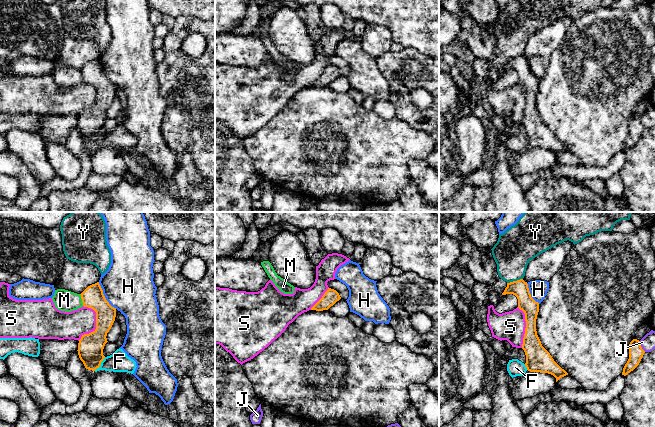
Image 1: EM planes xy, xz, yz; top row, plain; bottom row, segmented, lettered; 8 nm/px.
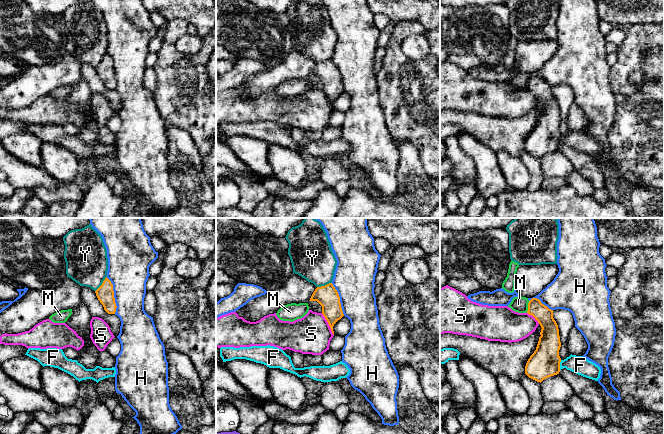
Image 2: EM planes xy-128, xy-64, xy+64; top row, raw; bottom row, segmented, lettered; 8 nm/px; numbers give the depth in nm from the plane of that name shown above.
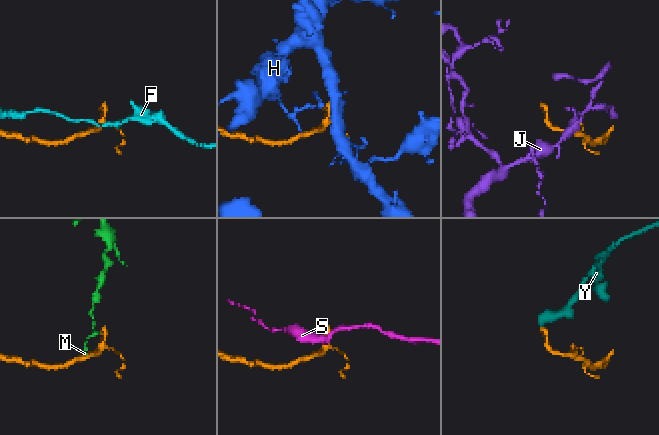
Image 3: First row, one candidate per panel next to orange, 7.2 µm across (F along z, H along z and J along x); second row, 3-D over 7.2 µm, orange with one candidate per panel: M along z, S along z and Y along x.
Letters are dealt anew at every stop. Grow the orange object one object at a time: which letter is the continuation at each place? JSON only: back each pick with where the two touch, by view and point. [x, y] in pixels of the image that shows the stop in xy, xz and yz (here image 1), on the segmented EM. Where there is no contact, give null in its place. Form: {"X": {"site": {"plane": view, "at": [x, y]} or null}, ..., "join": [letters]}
{"join": []}

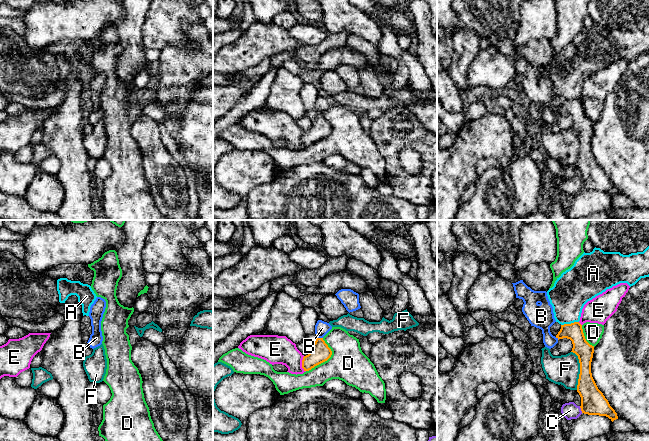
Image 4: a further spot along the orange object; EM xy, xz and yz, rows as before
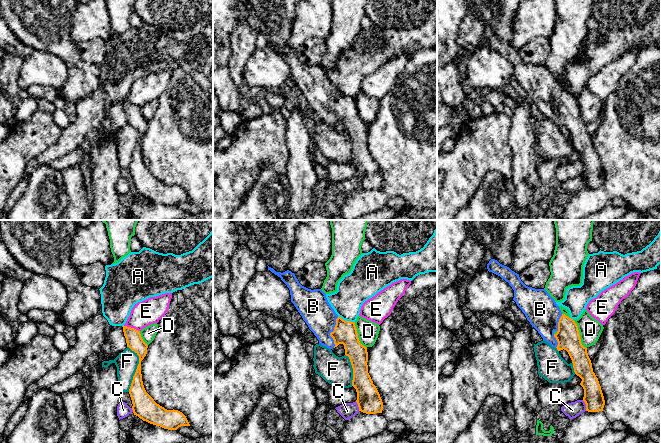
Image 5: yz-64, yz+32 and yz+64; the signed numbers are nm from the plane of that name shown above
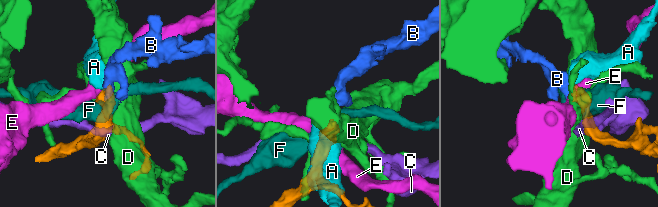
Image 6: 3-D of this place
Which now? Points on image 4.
{"B": {"site": {"plane": "xz", "at": [320, 338]}}, "join": ["B"]}

